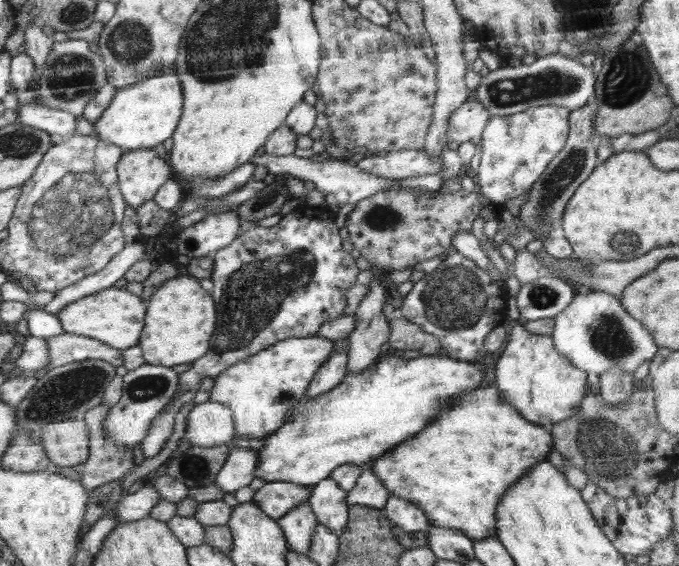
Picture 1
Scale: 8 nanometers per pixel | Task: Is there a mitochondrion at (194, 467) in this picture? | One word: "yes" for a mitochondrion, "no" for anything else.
yes

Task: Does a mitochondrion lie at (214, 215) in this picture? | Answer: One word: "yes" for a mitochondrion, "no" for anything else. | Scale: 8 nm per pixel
no

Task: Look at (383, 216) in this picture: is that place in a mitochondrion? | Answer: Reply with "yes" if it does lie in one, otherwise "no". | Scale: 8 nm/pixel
yes

